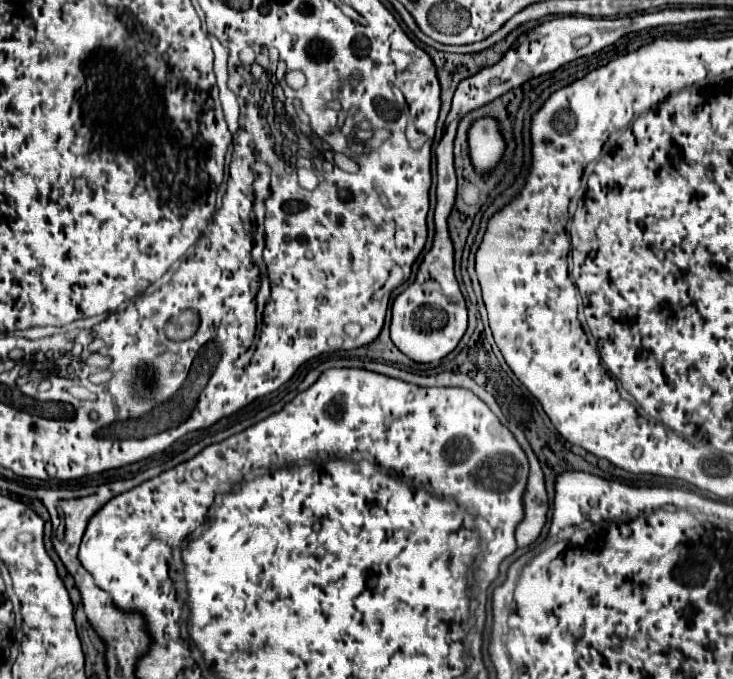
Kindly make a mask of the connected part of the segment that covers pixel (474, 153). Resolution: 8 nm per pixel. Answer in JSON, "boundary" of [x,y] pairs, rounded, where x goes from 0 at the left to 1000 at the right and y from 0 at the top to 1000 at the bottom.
{"boundary":[[[655,174],[638,194],[644,242],[652,253],[668,253],[685,233],[688,206],[674,174]]]}

